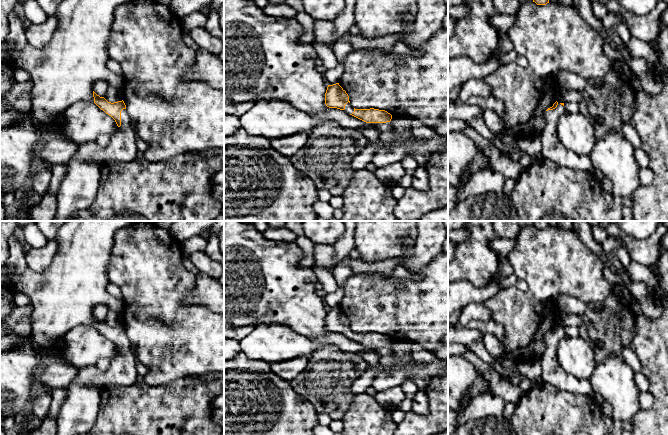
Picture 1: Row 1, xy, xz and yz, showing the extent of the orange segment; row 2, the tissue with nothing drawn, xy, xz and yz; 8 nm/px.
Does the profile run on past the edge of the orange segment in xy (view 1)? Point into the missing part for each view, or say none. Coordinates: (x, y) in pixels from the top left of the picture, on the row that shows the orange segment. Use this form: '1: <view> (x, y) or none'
1: xy (122, 147)

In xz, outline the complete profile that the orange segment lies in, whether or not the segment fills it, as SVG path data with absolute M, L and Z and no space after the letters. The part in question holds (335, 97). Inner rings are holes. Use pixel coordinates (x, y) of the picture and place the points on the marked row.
M339 83L328 85L325 93L325 104L329 108L344 110L350 115L366 123L390 122L392 115L385 110L379 109L355 109L351 106L349 96Z

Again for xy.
M93 91L94 103L111 116L117 126L117 131L111 135L110 143L101 148L96 141L79 144L72 158L103 163L106 161L131 162L138 157L136 148L136 133L132 129L131 119L127 113L124 101L108 102Z

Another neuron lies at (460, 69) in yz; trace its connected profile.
M466 56L448 59L448 93L471 78L485 78L500 66L500 57L498 56L493 56L481 64L474 63Z

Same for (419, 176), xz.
M419 166L412 173L411 187L417 191L426 191L428 188L428 173L424 166Z

